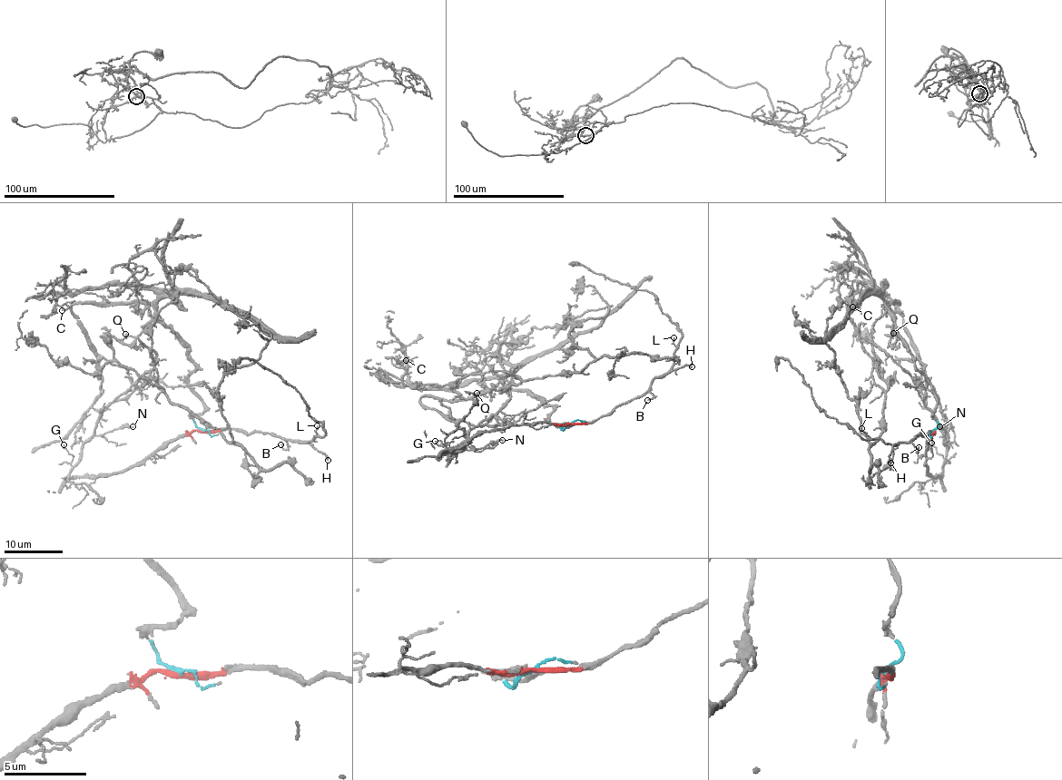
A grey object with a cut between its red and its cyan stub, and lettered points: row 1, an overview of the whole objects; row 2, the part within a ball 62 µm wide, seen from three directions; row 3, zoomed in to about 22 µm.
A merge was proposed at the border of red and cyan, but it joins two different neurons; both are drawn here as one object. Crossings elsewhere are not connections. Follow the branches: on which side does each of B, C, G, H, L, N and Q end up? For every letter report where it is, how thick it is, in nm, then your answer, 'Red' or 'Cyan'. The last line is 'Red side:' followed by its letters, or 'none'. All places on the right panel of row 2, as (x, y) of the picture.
B: Place: (919, 447). Thickness 110 nm. Red
C: Place: (852, 307). Thickness 130 nm. Cyan
G: Place: (931, 443). Thickness 110 nm. Red
H: Place: (890, 463). Thickness 190 nm. Red
L: Place: (861, 428). Thickness 130 nm. Red
N: Place: (939, 426). Thickness 180 nm. Red
Q: Place: (893, 333). Thickness 130 nm. Cyan
Red side: B, G, H, L, N

